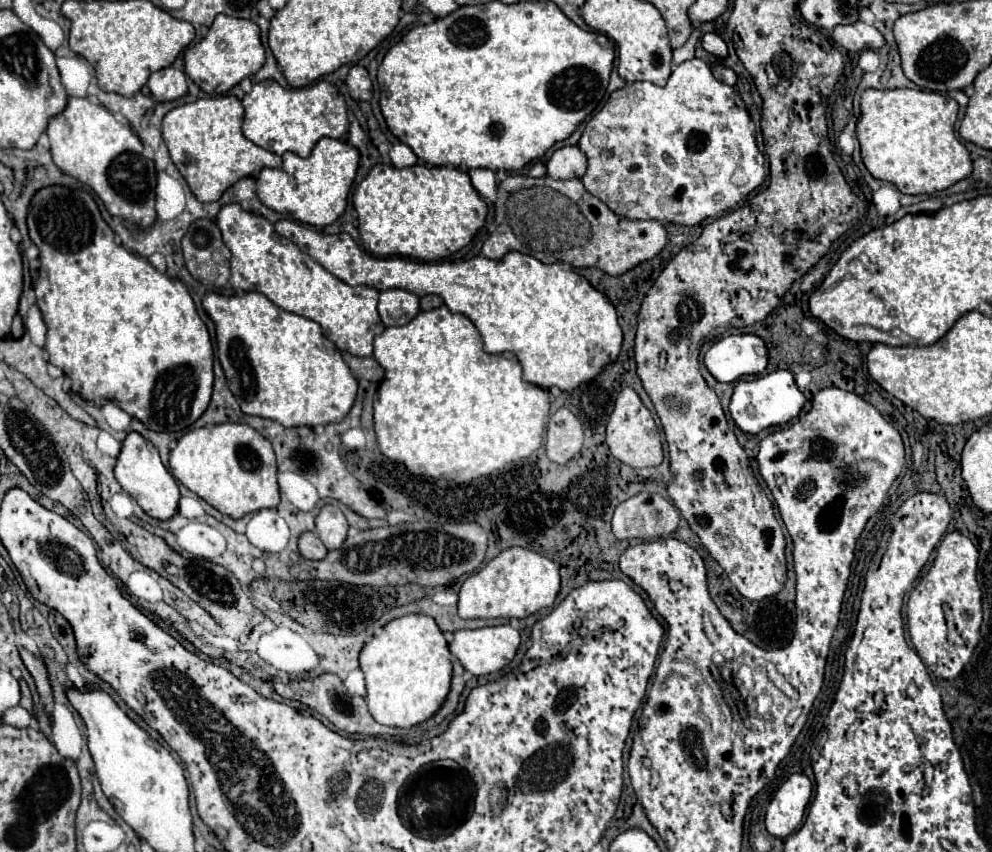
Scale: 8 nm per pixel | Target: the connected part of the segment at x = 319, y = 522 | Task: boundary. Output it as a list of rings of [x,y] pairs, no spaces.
[[[323,506],[315,518],[315,536],[325,544],[327,550],[337,550],[347,538],[347,518],[337,506]]]

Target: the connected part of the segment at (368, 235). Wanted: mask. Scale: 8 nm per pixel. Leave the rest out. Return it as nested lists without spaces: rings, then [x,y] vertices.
[[[377,164],[367,178],[353,192],[353,206],[357,210],[359,234],[364,250],[374,256],[403,254],[423,262],[449,258],[453,252],[467,246],[479,228],[485,224],[487,206],[471,186],[467,172],[449,166],[415,164],[409,168],[393,168]]]

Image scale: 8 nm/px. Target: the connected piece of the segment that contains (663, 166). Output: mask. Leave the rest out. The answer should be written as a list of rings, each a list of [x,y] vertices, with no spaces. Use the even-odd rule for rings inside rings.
[[[699,58],[681,62],[679,66],[675,66],[671,76],[669,76],[669,82],[663,88],[655,86],[651,82],[633,82],[633,84],[625,84],[623,88],[615,90],[609,96],[607,104],[601,108],[601,112],[597,112],[585,124],[585,130],[583,130],[577,146],[587,156],[587,172],[581,178],[585,184],[585,190],[589,194],[597,196],[601,202],[605,202],[611,212],[615,212],[621,218],[629,218],[629,220],[659,220],[659,222],[671,222],[677,226],[695,226],[707,218],[719,218],[725,212],[733,210],[741,200],[745,200],[755,188],[759,188],[765,182],[765,158],[757,150],[755,136],[751,130],[751,118],[747,108],[745,108],[745,102],[741,100],[739,92],[733,86],[717,80],[713,76],[709,64],[699,60]]]

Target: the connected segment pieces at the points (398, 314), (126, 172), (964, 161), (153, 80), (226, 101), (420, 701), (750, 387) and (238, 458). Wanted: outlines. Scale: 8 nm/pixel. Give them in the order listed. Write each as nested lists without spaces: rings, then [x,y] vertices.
[[[391,288],[379,292],[379,316],[385,326],[405,326],[419,314],[419,296],[401,290]]]
[[[69,98],[67,108],[49,120],[47,136],[59,170],[87,184],[103,200],[111,216],[119,216],[135,228],[149,228],[157,220],[155,162],[143,154],[139,136],[121,126],[107,108],[89,102],[89,98]]]
[[[865,90],[857,138],[869,174],[895,184],[903,194],[935,194],[971,174],[967,148],[955,136],[957,102],[925,90]]]
[[[173,66],[163,68],[159,72],[153,72],[147,86],[157,102],[167,102],[167,100],[177,100],[179,96],[187,94],[187,82],[185,74]]]
[[[233,94],[199,98],[165,114],[161,128],[163,140],[169,148],[173,164],[187,180],[191,192],[199,202],[215,202],[237,180],[251,176],[263,168],[281,166],[281,156],[263,150],[243,136],[241,120],[243,104]]]
[[[407,614],[403,618],[391,620],[381,634],[373,636],[369,644],[361,650],[359,662],[361,670],[365,672],[365,682],[367,682],[367,704],[371,716],[385,726],[395,726],[395,728],[411,728],[417,726],[431,716],[443,706],[447,700],[447,694],[451,690],[451,674],[453,674],[453,664],[451,664],[451,652],[445,642],[443,632],[435,624],[431,616],[425,614]]]
[[[775,370],[753,380],[739,380],[735,384],[729,412],[735,424],[749,434],[759,434],[767,426],[781,426],[795,418],[805,404],[803,392],[797,388],[795,378],[789,370]]]
[[[217,424],[213,430],[187,432],[171,452],[169,468],[183,486],[233,520],[279,506],[275,452],[271,442],[247,424]]]

